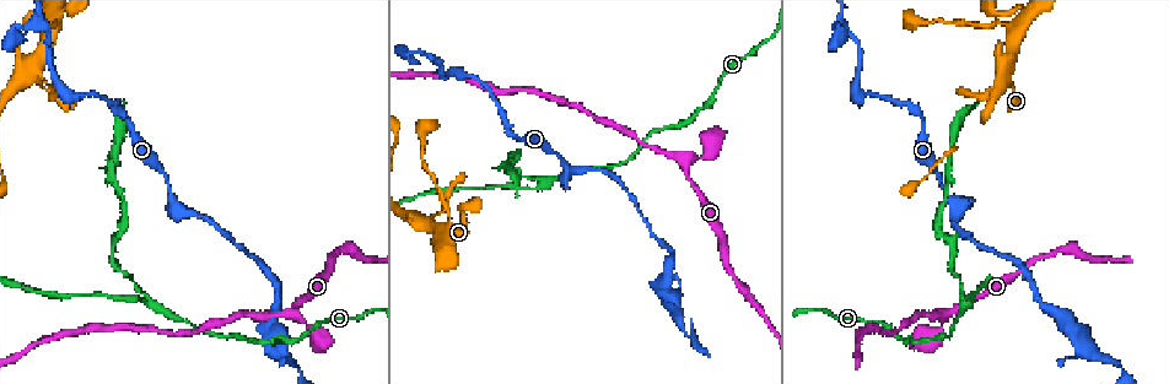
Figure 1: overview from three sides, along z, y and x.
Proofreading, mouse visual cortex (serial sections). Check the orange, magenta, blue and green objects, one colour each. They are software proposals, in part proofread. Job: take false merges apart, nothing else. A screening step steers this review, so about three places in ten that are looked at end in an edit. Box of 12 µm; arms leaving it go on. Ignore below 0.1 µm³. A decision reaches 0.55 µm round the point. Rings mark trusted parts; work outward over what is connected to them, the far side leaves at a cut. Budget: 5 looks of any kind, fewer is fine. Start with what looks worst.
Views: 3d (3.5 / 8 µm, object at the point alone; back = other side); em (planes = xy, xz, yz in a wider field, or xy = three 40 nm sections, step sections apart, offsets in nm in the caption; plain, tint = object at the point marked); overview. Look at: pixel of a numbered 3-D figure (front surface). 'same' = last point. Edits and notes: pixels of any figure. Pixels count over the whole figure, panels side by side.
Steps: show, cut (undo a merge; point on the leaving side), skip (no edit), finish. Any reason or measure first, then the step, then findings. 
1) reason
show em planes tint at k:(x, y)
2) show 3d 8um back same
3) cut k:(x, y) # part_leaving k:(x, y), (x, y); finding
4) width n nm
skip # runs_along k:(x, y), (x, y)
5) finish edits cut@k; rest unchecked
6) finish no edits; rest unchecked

show 3d 8um at 1:(149, 300)

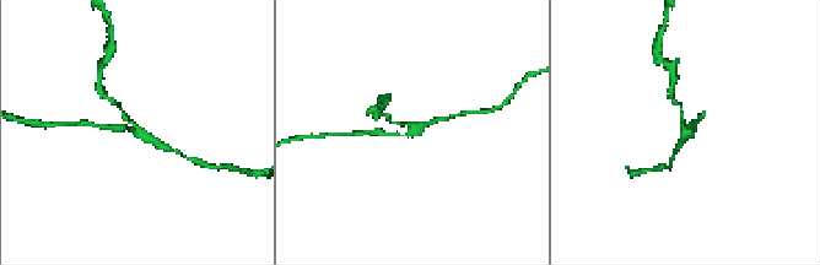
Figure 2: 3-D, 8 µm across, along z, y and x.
closer look
show 3d 3.5um at 2:(685, 130)

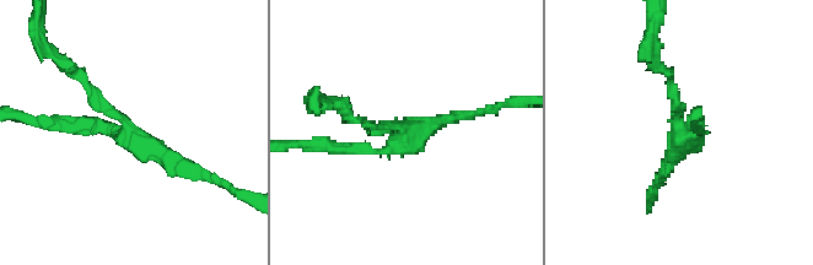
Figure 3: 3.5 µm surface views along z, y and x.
skip # all the same cell

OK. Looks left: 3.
abrupt turn
show 3d 8um at 1:(689, 335)

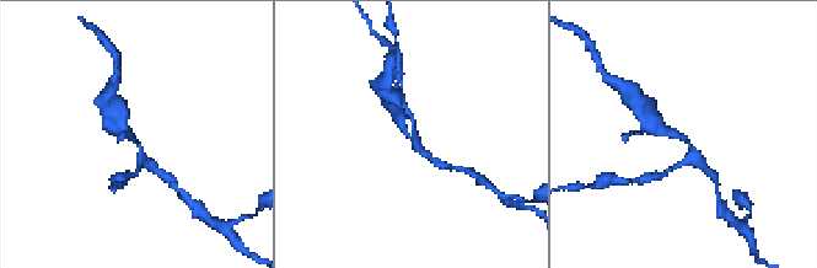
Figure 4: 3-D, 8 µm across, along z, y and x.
show em xy step 5 tint at 4:(136, 140)

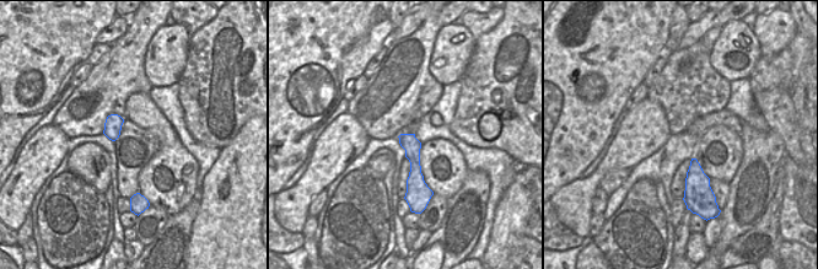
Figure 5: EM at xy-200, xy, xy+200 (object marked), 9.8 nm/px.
arms 3
skip # runs_along 5:(403, 136), (414, 157), (413, 191); one cell here

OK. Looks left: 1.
finish no edits; rest unchecked

